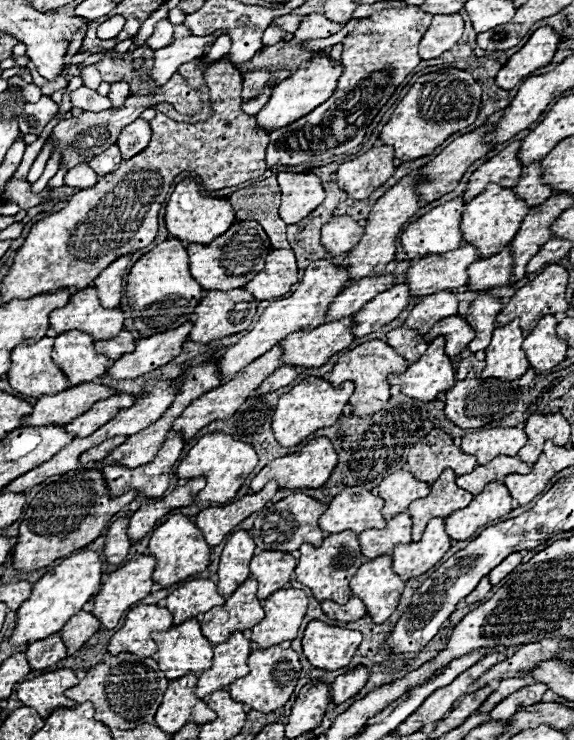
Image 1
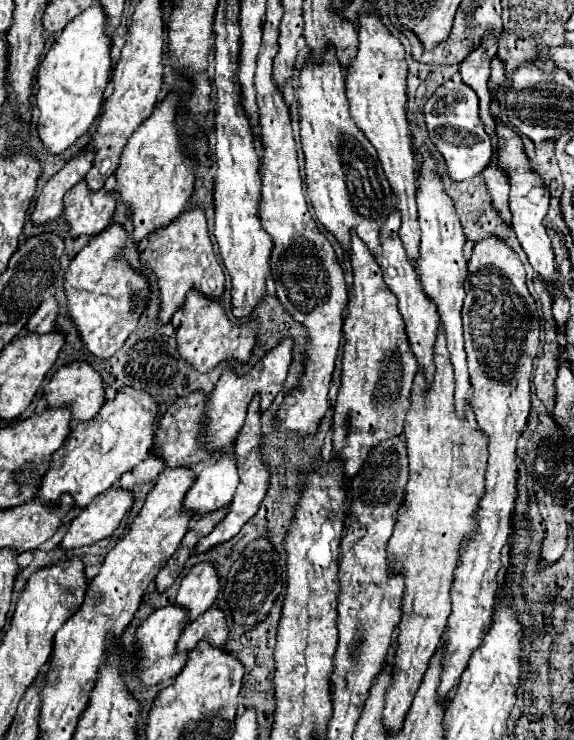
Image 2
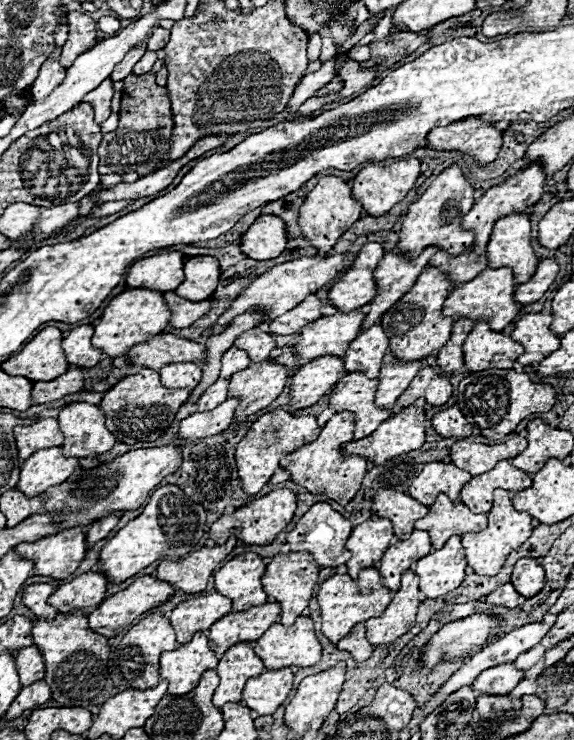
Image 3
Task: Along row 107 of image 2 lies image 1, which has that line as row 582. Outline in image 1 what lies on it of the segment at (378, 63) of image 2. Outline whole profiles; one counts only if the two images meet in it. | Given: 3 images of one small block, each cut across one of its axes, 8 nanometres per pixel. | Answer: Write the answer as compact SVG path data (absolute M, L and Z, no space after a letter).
M378 556L358 568L350 588L366 604L370 618L382 624L396 610L404 592L404 580L392 572L390 556Z

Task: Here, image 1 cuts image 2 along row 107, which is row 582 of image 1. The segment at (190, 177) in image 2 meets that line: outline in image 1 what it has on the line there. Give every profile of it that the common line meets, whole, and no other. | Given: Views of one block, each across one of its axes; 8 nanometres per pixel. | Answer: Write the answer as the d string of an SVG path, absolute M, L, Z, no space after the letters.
M174 514L164 524L160 524L150 536L148 550L158 560L158 568L154 570L154 582L162 584L164 588L206 570L210 564L210 546L206 544L196 524L184 514Z

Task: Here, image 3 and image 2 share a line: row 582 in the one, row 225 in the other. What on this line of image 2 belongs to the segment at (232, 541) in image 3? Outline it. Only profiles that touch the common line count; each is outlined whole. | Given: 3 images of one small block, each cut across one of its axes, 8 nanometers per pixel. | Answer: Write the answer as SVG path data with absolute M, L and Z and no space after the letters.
M202 208L182 212L178 220L174 220L170 226L152 232L138 246L138 250L142 264L148 266L150 272L156 276L156 284L160 290L160 310L158 310L160 324L170 322L172 314L184 304L184 298L192 288L212 300L220 300L224 292L224 270L214 254Z

